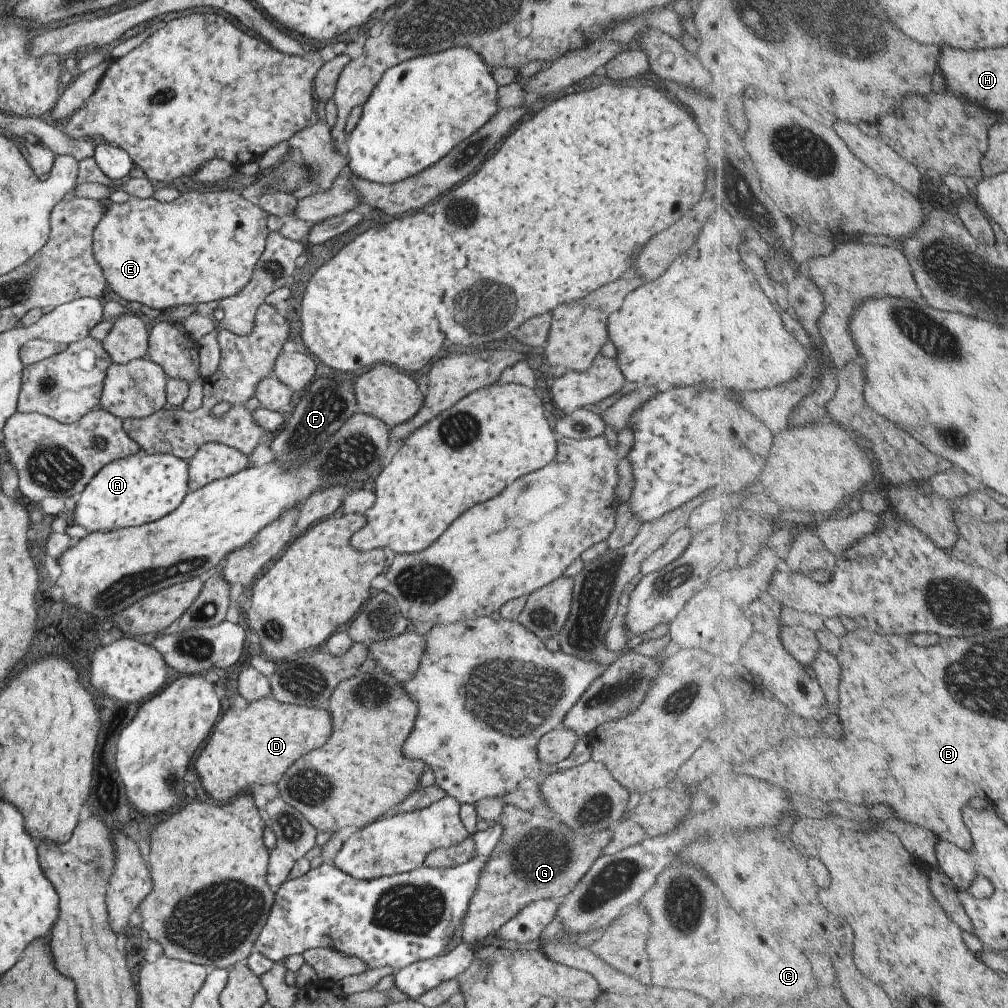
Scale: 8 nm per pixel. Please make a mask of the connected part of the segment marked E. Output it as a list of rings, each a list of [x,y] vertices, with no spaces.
[[[223,183],[221,188],[220,184],[219,188],[198,186],[163,204],[151,197],[131,196],[122,204],[111,202],[103,209],[101,220],[93,228],[93,256],[107,287],[121,300],[163,311],[235,296],[249,282],[267,242],[266,220],[269,214],[237,191],[225,188]]]

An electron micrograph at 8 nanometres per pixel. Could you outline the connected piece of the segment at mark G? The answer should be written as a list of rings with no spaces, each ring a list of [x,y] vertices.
[[[505,806],[495,822],[501,824],[503,834],[497,840],[478,876],[461,932],[462,943],[475,945],[506,924],[523,906],[548,897],[559,898],[573,888],[601,850],[611,840],[611,829],[593,834],[575,834],[563,822],[547,816],[535,816],[515,806]]]

